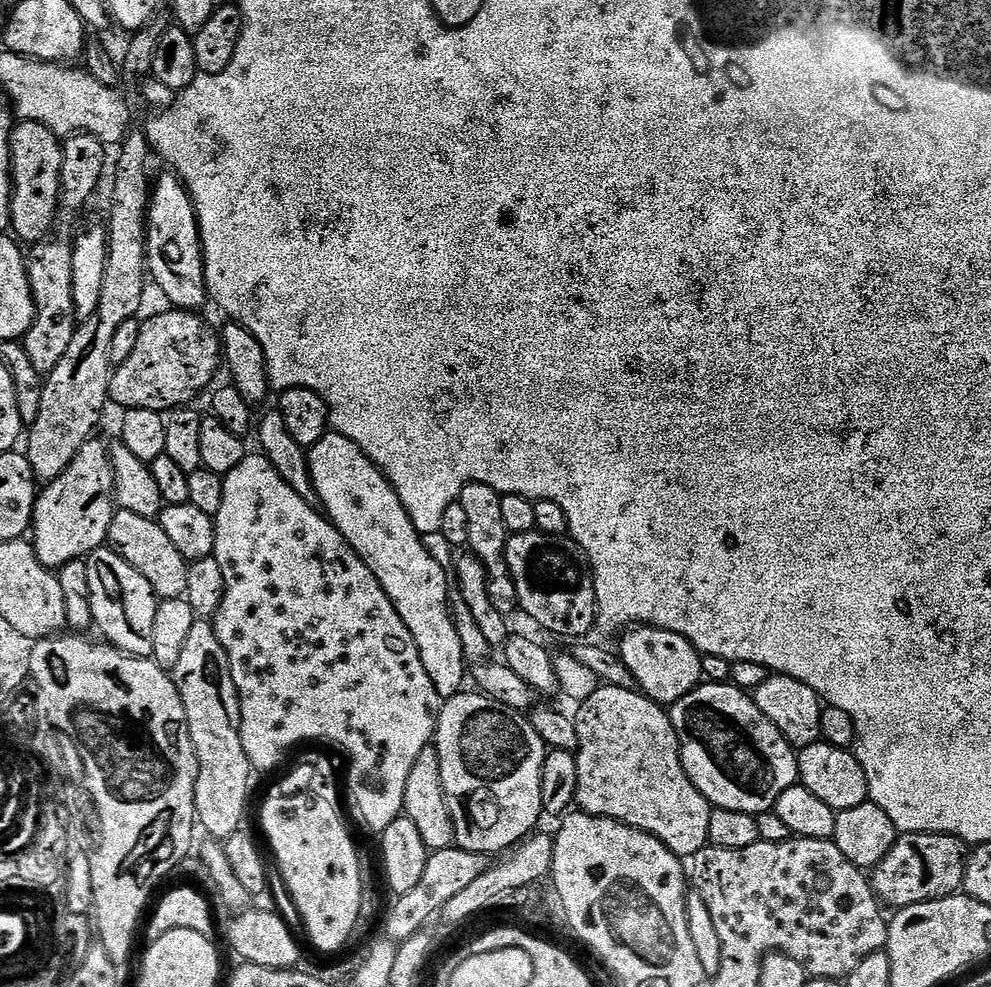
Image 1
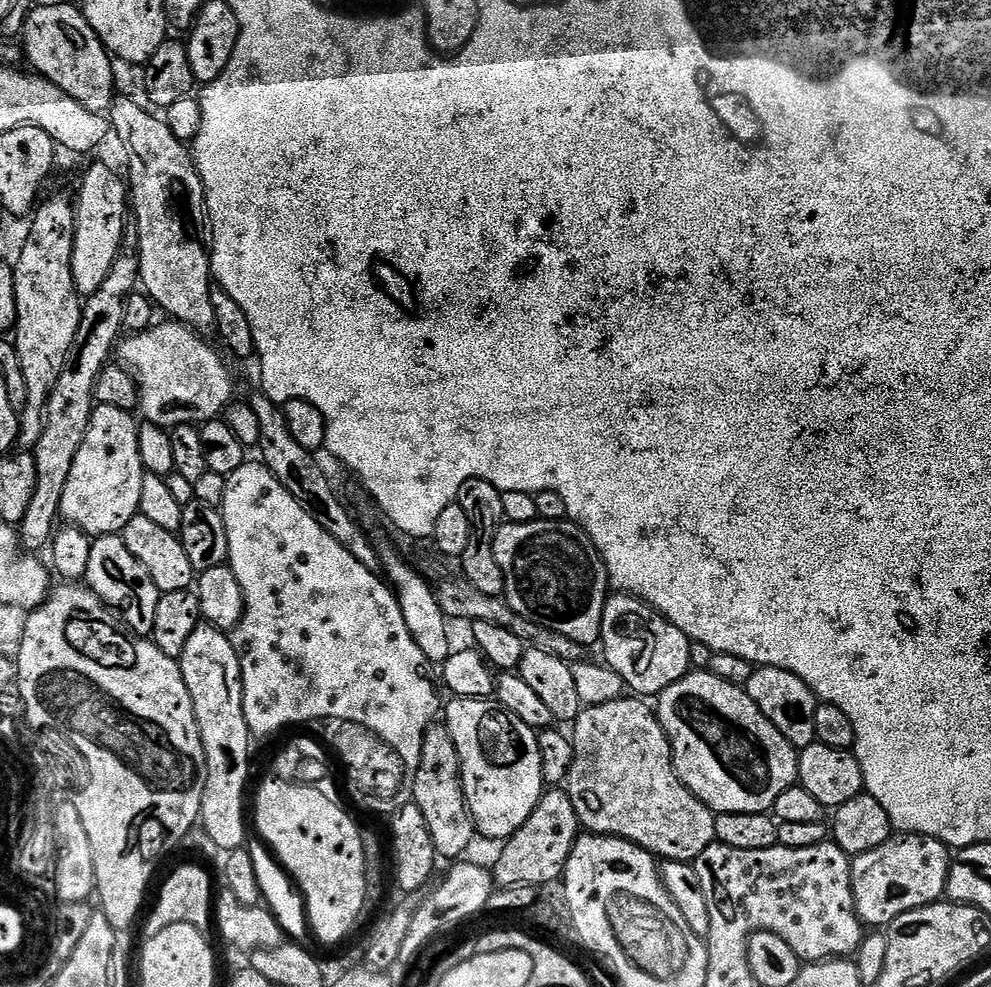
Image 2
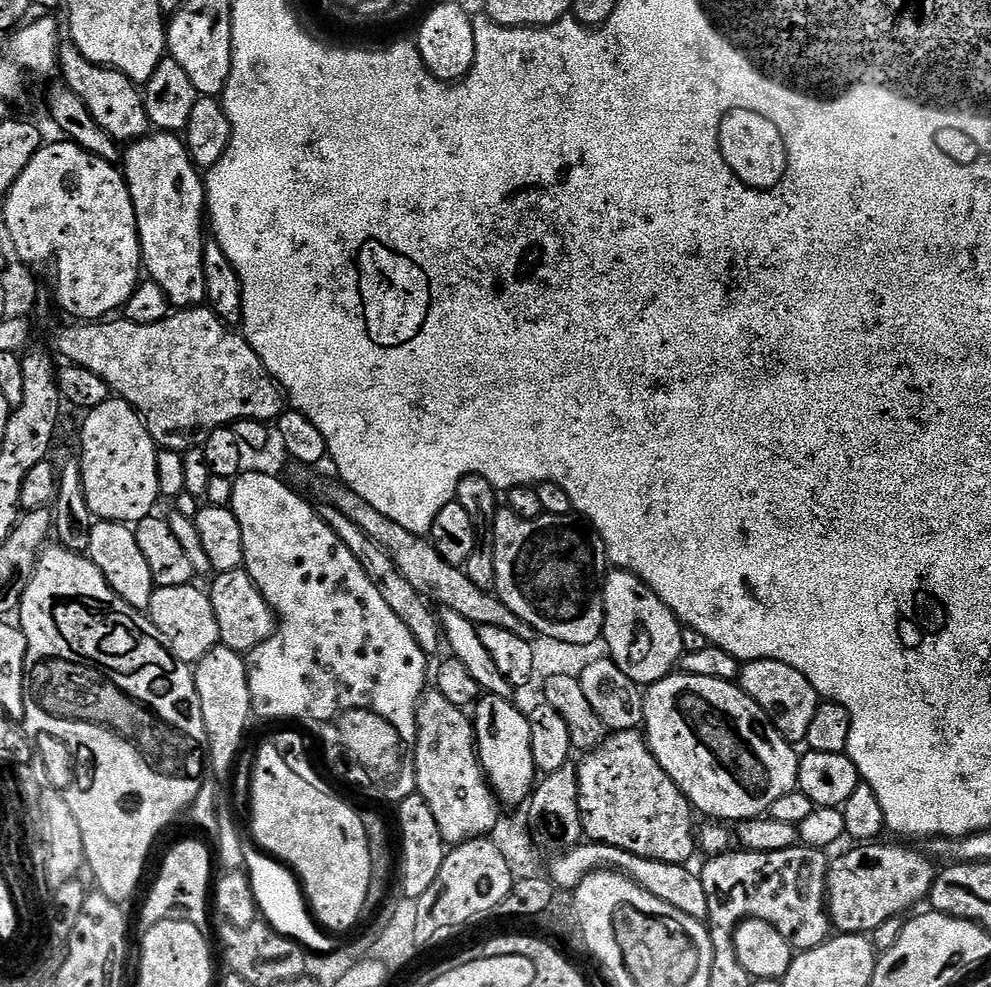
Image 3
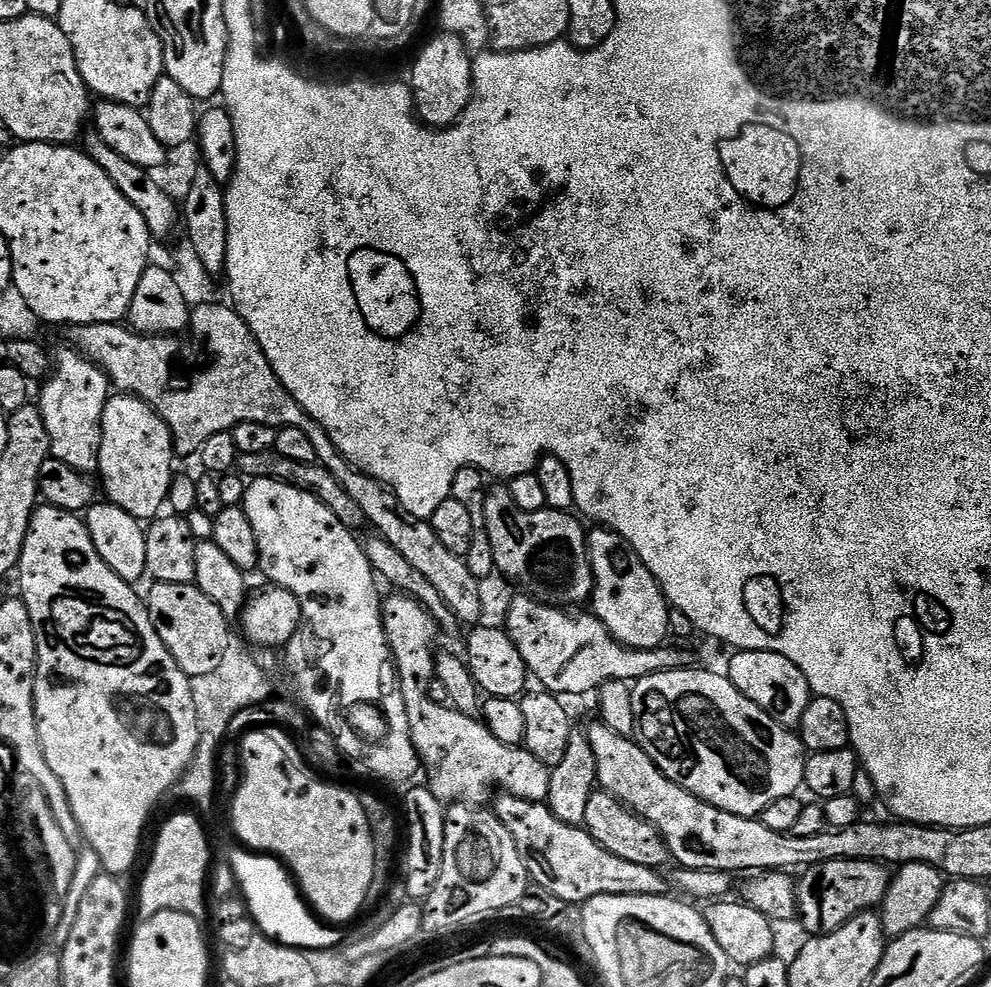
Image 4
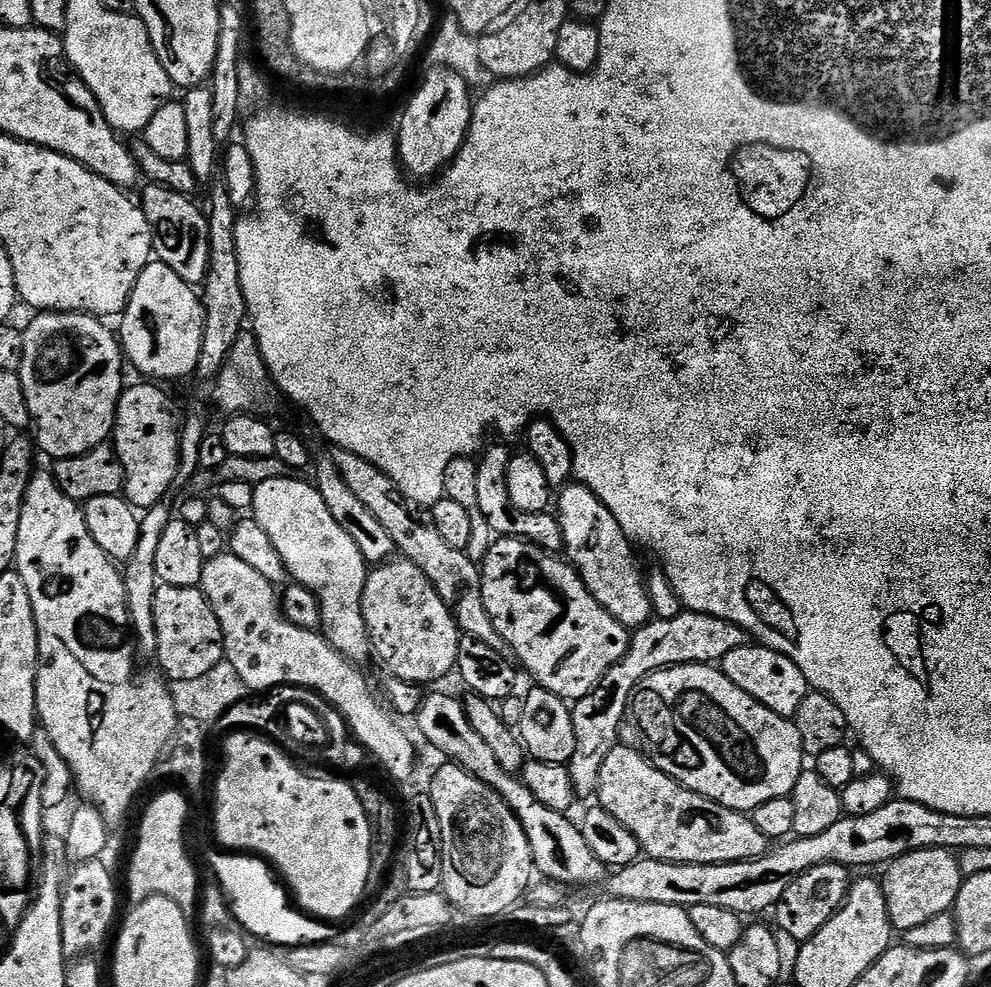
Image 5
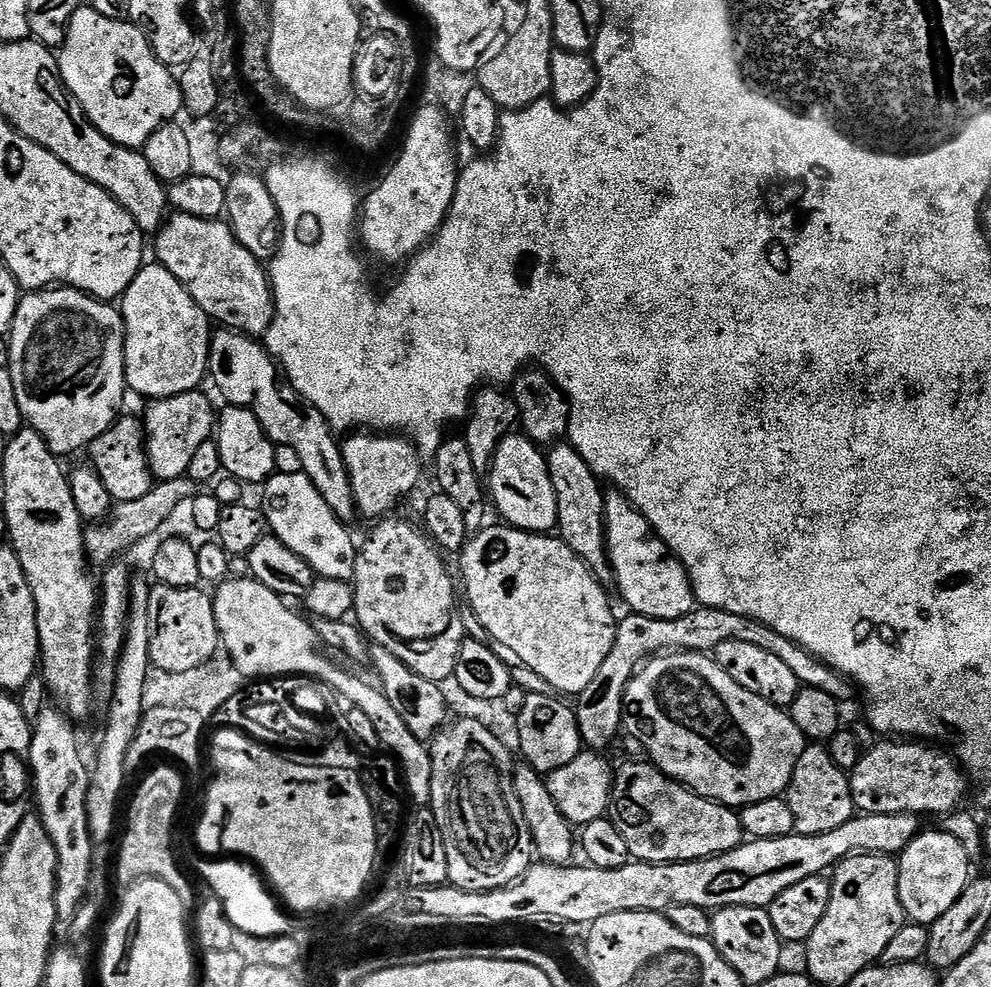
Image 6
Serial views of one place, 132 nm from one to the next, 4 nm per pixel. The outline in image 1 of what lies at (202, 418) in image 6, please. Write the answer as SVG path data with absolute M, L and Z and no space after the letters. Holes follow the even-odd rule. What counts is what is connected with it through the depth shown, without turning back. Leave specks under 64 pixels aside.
M99 438L87 440L70 466L57 479L43 485L37 495L30 543L42 566L58 570L71 560L88 557L95 548L105 547L110 522L118 511L116 475L109 445Z

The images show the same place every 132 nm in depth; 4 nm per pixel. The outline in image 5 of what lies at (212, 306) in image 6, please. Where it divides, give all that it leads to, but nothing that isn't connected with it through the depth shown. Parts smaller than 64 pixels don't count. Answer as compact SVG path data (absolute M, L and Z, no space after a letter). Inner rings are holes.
M145 183L144 193L138 196L140 208L146 214L152 231L152 250L174 274L193 286L203 285L211 266L209 217L205 209L195 204L191 195L184 195L162 184Z

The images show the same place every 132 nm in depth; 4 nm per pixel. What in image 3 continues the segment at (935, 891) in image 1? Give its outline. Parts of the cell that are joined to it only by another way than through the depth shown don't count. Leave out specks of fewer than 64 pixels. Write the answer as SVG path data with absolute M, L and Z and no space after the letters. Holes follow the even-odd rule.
M864 842L852 846L845 856L840 856L828 865L828 916L832 927L840 934L870 934L882 922L903 917L907 908L916 903L927 901L928 891L936 881L937 869L933 861L923 851L915 852L912 848L903 848L900 844L885 842Z

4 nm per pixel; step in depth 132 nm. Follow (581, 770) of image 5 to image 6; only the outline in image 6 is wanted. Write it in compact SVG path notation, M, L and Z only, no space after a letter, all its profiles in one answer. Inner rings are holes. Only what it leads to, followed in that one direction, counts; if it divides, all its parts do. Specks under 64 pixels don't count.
M697 607L682 618L669 620L628 614L625 620L623 617L616 625L616 641L610 654L606 654L606 662L602 662L602 667L598 669L598 674L594 674L590 686L586 686L586 690L582 690L579 696L575 697L576 721L583 747L600 754L605 751L603 748L608 748L615 742L616 735L621 735L626 686L653 654L671 654L677 650L712 654L722 642L731 640L754 642L754 646L776 655L803 687L826 690L830 698L841 702L847 702L852 696L854 685L848 677L835 672L829 664L798 646L798 642L790 642L790 638L778 634L778 630L770 630L770 626L762 626L762 622L754 618L730 614L717 608L702 607Z

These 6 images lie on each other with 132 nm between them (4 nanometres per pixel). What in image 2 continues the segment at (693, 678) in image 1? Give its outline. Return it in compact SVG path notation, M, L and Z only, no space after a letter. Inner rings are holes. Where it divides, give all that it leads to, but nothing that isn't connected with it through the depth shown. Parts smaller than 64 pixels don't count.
M627 594L609 595L604 613L602 614L602 630L600 631L599 643L604 644L604 656L608 664L633 688L635 695L640 698L656 698L666 691L674 682L688 675L692 668L690 662L690 646L692 641L688 639L678 626L674 626L663 614L651 608L637 596Z

